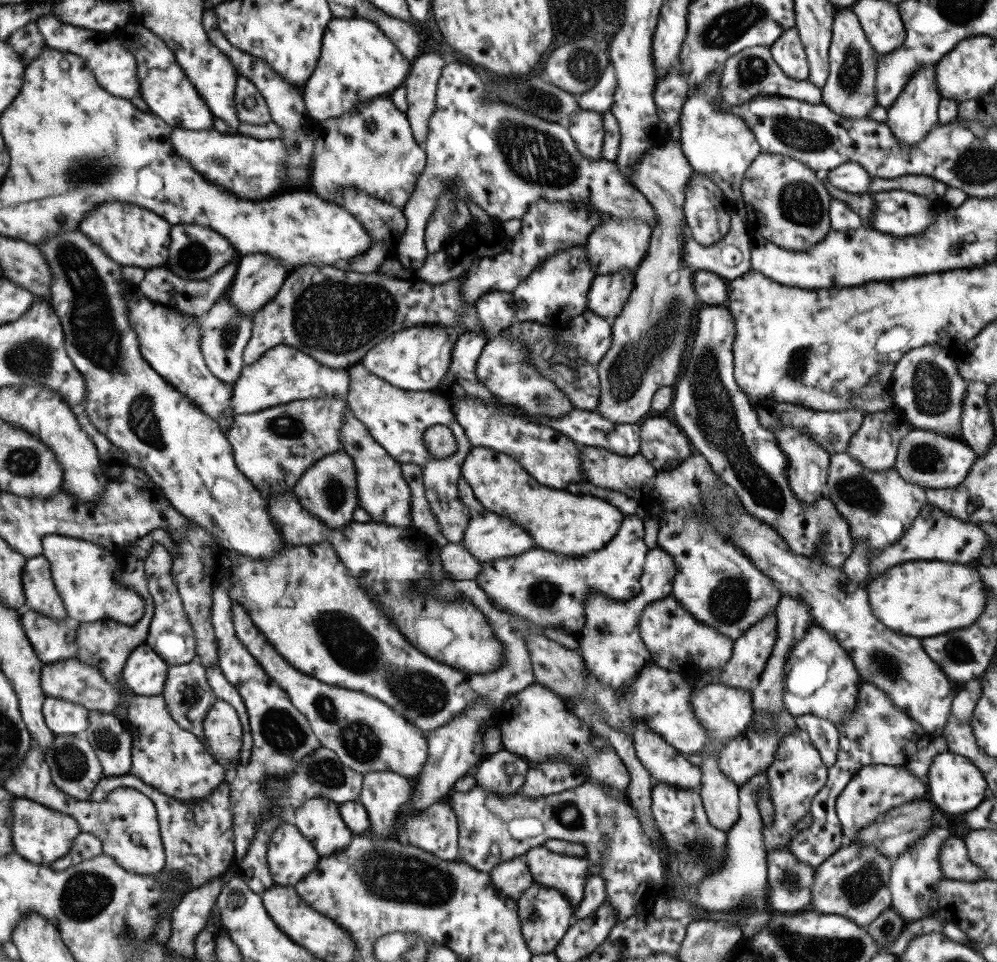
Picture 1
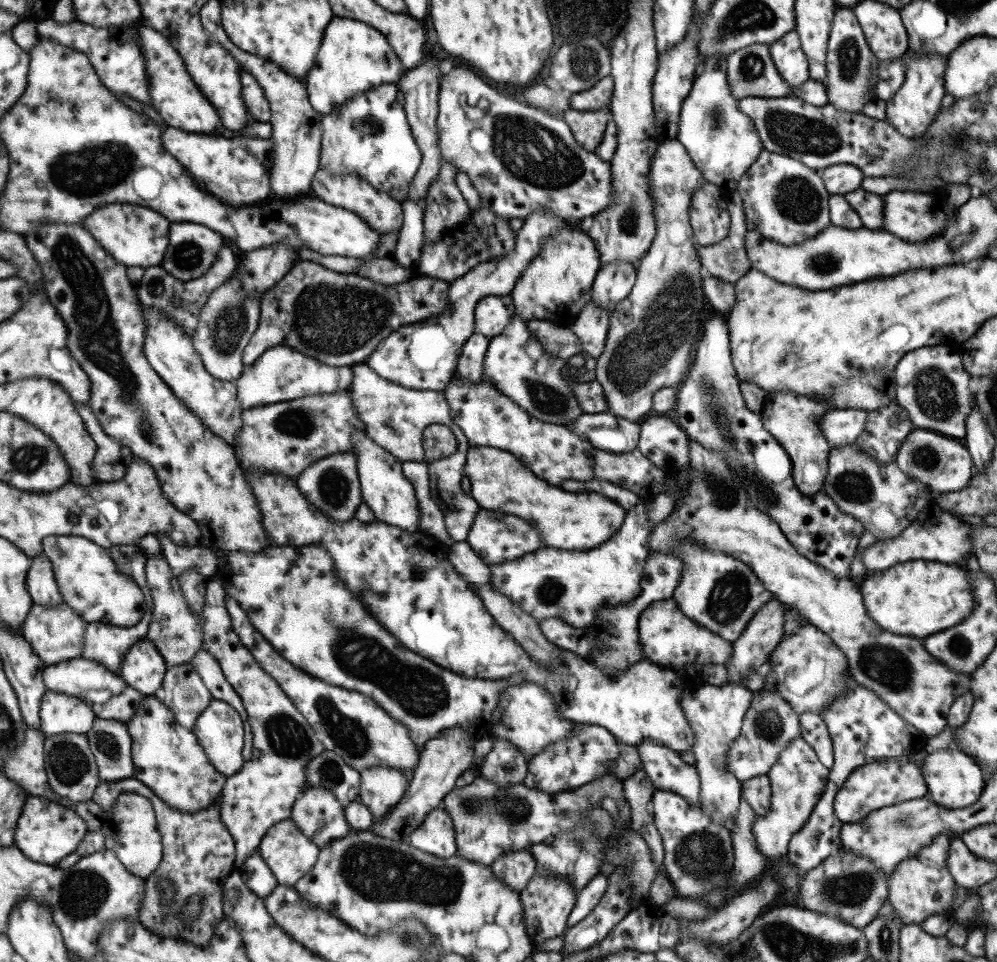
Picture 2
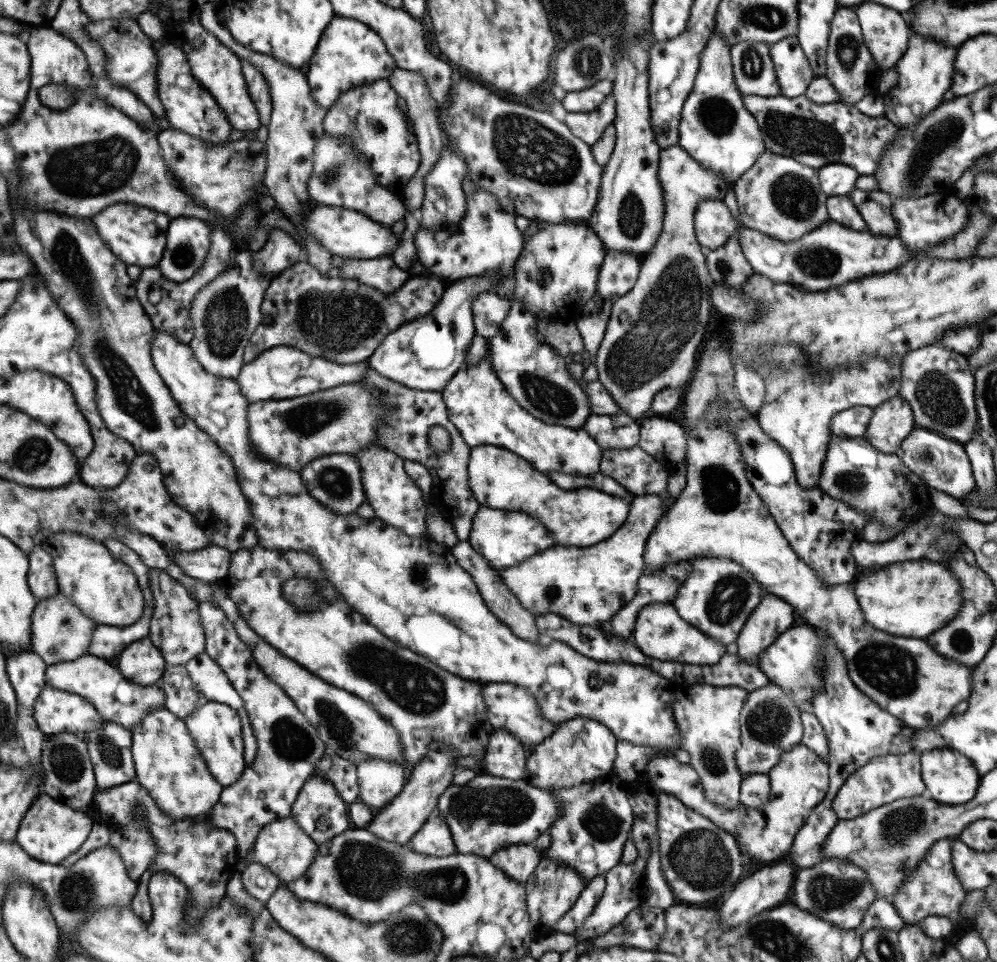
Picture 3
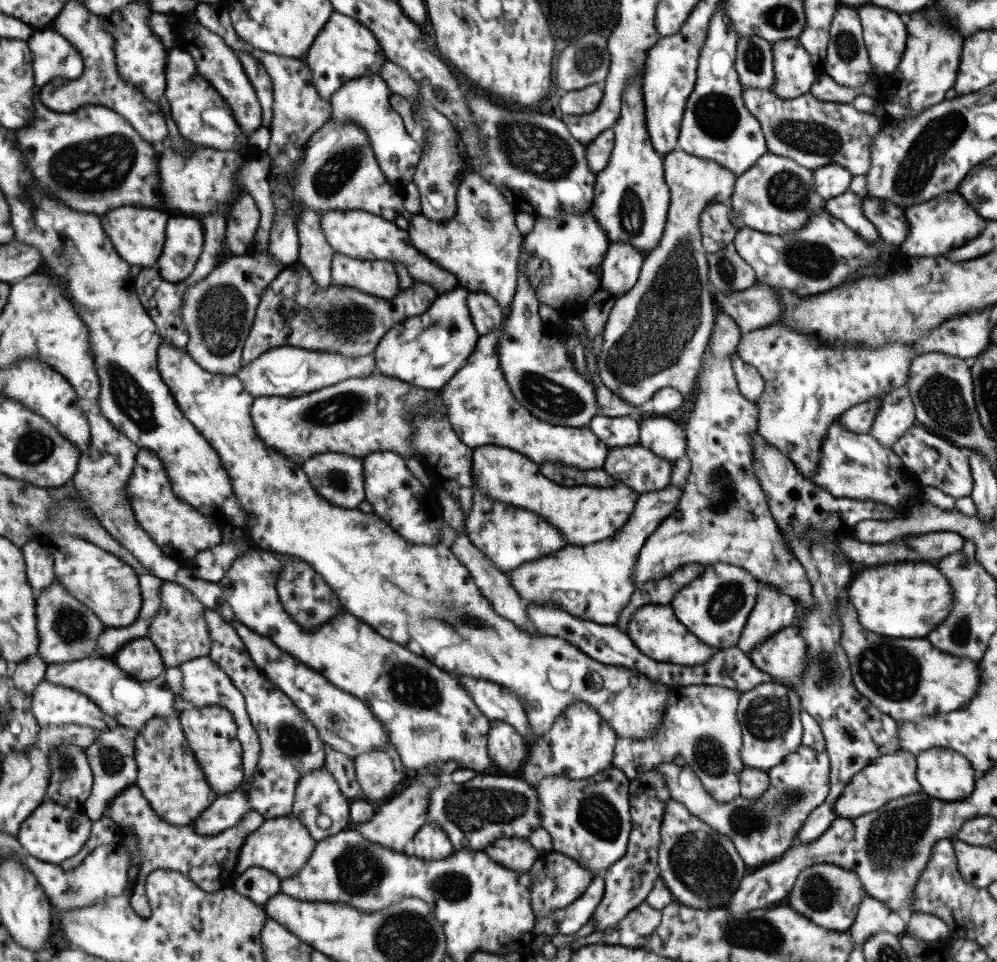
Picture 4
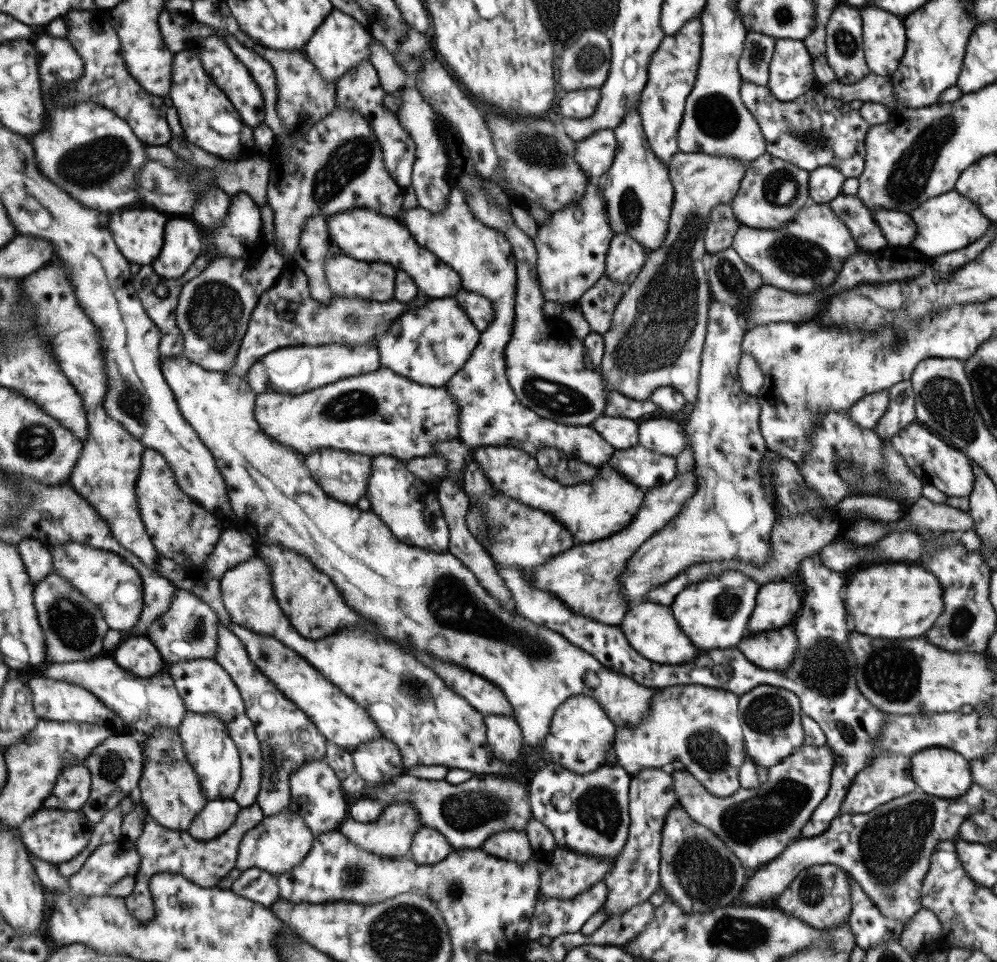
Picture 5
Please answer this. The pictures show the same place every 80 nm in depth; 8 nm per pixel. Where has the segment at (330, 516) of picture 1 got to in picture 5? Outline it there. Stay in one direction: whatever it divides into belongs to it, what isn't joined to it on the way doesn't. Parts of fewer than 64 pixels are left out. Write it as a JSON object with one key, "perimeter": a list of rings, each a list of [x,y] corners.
{"perimeter":[[[315,448],[310,454],[304,455],[304,465],[311,478],[317,482],[319,489],[337,502],[353,504],[364,496],[370,473],[371,459],[365,454],[355,454],[334,448]]]}

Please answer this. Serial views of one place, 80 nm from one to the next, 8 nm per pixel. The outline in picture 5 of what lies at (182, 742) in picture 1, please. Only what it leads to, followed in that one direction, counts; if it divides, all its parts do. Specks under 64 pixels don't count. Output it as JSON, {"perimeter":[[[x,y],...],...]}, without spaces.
{"perimeter":[[[155,726],[143,743],[143,771],[137,789],[140,802],[151,815],[153,822],[173,831],[187,831],[195,815],[205,806],[206,796],[201,790],[195,771],[187,762],[177,728]]]}

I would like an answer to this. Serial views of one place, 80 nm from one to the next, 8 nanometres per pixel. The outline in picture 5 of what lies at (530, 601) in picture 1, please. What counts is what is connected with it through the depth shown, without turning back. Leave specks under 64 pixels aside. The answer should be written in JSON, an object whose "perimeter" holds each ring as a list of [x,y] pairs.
{"perimeter":[[[694,470],[676,475],[662,487],[654,487],[644,492],[639,512],[623,530],[619,530],[599,542],[581,544],[552,556],[547,562],[536,567],[522,569],[524,579],[535,588],[550,593],[571,612],[591,618],[601,624],[618,625],[625,614],[627,604],[618,591],[618,574],[626,567],[626,562],[643,542],[662,529],[695,493]]]}

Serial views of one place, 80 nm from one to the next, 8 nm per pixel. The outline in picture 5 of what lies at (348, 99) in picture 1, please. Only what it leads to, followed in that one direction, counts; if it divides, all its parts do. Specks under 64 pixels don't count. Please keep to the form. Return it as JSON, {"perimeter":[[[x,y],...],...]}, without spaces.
{"perimeter":[[[337,9],[325,17],[311,38],[302,46],[306,59],[316,68],[319,76],[326,82],[336,82],[350,68],[370,59],[369,45],[372,37],[353,18],[342,14]]]}

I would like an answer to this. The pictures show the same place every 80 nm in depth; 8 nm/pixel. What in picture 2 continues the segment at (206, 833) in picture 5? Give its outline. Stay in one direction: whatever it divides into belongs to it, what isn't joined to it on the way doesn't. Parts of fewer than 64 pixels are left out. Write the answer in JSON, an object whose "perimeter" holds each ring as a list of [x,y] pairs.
{"perimeter":[[[207,580],[204,594],[205,600],[201,610],[204,618],[202,626],[203,643],[206,651],[214,657],[222,670],[225,680],[236,692],[241,700],[243,709],[248,719],[252,734],[252,754],[249,761],[244,762],[240,770],[225,779],[222,786],[220,802],[220,819],[228,834],[234,842],[234,866],[241,868],[243,861],[256,852],[256,848],[265,835],[265,831],[281,820],[288,819],[293,801],[303,791],[305,764],[321,754],[324,750],[321,741],[315,736],[306,719],[295,709],[292,702],[287,699],[283,691],[252,657],[252,654],[243,646],[236,632],[232,629],[230,616],[227,614],[225,597],[226,592],[220,581]]]}

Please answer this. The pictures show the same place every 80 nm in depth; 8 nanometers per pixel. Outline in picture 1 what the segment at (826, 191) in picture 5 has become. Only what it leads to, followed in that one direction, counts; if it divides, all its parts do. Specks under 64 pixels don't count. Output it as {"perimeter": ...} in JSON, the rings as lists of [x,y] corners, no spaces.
{"perimeter":[[[843,163],[822,173],[822,175],[839,190],[851,194],[869,194],[868,190],[872,178],[857,163]]]}

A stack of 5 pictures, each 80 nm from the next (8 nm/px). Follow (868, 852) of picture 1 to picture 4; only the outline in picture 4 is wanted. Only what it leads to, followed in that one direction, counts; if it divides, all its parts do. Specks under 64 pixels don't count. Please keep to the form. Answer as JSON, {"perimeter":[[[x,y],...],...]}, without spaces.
{"perimeter":[[[821,863],[808,866],[798,872],[783,904],[802,914],[817,926],[847,932],[855,920],[859,903],[866,895],[866,890],[861,885],[859,877],[852,870],[831,863]]]}

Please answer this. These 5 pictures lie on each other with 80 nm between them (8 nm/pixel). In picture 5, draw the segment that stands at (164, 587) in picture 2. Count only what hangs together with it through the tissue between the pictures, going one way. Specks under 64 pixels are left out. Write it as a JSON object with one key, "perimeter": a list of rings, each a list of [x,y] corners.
{"perimeter":[[[175,588],[167,610],[158,616],[144,632],[144,636],[161,655],[165,665],[191,659],[212,659],[217,646],[216,614],[200,598],[188,590]]]}

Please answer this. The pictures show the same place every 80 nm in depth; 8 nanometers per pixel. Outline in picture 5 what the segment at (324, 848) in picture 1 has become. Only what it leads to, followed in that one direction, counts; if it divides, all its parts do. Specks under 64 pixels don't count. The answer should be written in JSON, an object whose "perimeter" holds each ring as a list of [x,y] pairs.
{"perimeter":[[[313,761],[301,765],[299,769],[290,774],[288,785],[290,801],[287,807],[301,818],[313,837],[336,831],[339,823],[347,817],[348,805],[343,798],[339,779],[325,762]]]}

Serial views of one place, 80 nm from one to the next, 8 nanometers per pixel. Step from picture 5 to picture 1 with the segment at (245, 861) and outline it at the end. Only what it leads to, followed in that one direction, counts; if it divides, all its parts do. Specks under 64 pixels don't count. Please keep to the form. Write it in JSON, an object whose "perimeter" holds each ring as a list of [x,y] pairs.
{"perimeter":[[[291,822],[275,828],[267,843],[266,863],[275,885],[293,887],[315,868],[319,857]]]}

